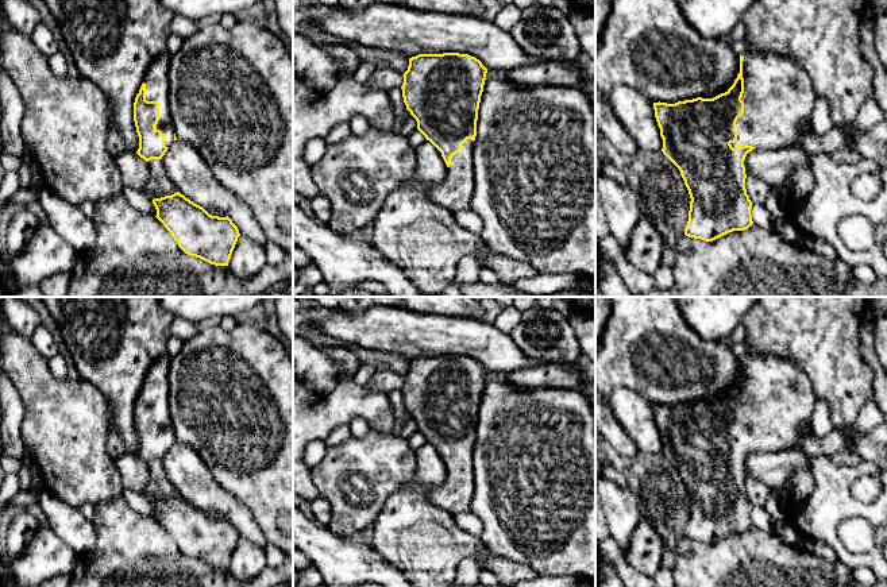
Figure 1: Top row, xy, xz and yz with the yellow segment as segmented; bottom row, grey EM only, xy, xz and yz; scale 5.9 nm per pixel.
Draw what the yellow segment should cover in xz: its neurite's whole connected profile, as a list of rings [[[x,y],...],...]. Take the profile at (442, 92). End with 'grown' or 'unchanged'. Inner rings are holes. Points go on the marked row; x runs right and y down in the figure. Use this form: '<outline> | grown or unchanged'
[[[419,54],[409,58],[404,73],[402,97],[417,121],[417,130],[440,152],[447,165],[441,184],[429,190],[431,200],[451,212],[467,211],[474,193],[474,140],[481,96],[487,69],[468,54]]] | grown

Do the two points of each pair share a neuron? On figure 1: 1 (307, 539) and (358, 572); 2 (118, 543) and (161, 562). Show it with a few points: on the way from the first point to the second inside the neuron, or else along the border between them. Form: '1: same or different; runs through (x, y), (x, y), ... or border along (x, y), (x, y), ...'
1: same; runs through (319, 544), (346, 564)
2: same; runs through (128, 551), (139, 562), (150, 562)

